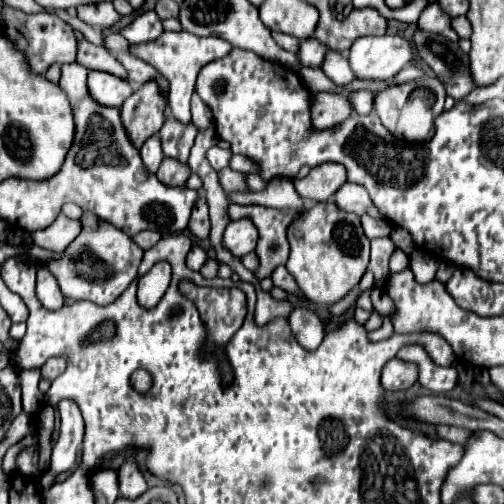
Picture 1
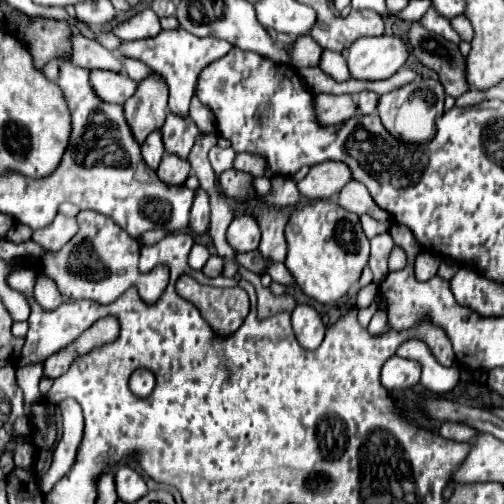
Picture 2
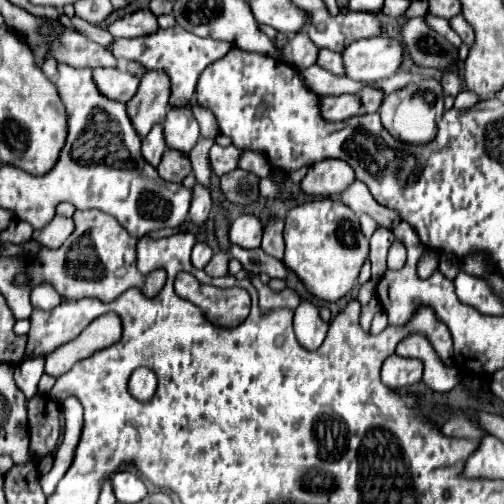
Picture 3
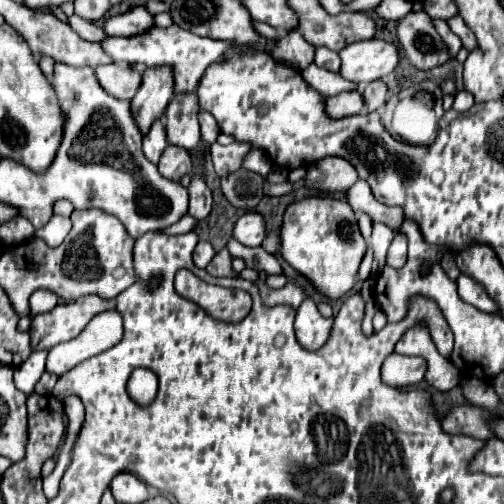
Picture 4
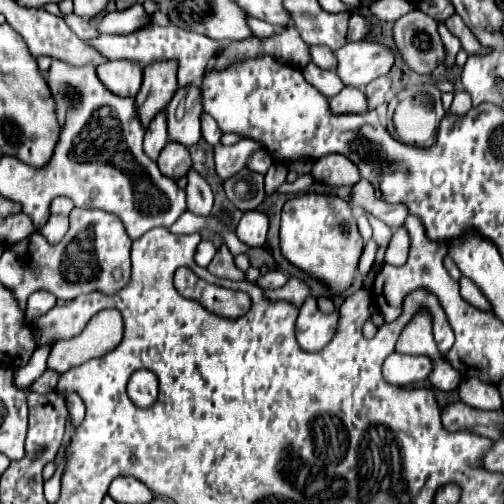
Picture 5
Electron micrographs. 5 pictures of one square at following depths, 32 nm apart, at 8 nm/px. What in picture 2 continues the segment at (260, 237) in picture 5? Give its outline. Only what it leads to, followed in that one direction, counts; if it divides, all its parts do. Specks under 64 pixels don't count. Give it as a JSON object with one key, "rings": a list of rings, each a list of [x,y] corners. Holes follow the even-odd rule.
{"rings":[[[248,214],[236,216],[226,230],[226,242],[236,252],[256,250],[258,242],[260,242],[260,228],[258,228],[256,220]]]}

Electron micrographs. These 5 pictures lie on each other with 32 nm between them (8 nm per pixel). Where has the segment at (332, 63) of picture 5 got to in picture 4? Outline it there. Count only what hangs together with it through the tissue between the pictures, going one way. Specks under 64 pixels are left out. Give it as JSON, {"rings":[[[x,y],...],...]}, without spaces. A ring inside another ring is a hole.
{"rings":[[[316,48],[314,64],[320,66],[320,68],[326,68],[330,72],[340,72],[340,56],[338,56],[338,52],[332,52],[328,48]]]}

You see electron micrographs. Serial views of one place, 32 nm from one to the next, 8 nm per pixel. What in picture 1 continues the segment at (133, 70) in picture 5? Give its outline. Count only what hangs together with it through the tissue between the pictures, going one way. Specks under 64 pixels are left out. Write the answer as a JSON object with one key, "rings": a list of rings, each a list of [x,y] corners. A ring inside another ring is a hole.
{"rings":[[[88,72],[88,94],[104,106],[118,108],[130,94],[130,82],[106,72]]]}

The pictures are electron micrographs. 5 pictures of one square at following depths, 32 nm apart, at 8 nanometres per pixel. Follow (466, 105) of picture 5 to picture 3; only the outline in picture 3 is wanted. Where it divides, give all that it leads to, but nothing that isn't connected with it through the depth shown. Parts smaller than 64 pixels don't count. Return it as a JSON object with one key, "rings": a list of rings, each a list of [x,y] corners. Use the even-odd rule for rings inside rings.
{"rings":[[[464,90],[464,92],[460,92],[458,96],[456,96],[456,102],[454,102],[454,108],[460,108],[460,110],[464,110],[464,108],[472,108],[474,104],[478,104],[480,102],[480,98],[474,94],[474,92],[470,92],[470,90]]]}

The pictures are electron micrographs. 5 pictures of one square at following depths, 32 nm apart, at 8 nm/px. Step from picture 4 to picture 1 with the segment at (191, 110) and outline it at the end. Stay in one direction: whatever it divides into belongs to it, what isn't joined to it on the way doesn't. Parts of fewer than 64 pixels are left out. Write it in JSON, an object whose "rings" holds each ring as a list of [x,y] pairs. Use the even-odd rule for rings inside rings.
{"rings":[[[168,116],[164,126],[158,132],[164,156],[174,158],[182,164],[188,164],[188,156],[190,156],[190,148],[194,144],[196,132],[198,130],[194,124],[180,124],[172,116]]]}

